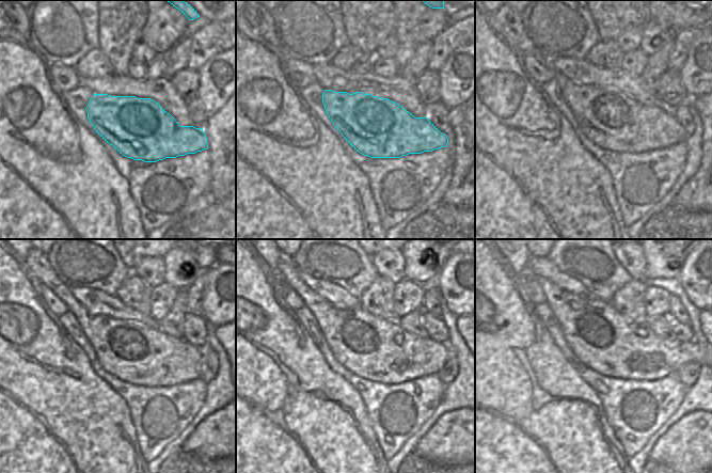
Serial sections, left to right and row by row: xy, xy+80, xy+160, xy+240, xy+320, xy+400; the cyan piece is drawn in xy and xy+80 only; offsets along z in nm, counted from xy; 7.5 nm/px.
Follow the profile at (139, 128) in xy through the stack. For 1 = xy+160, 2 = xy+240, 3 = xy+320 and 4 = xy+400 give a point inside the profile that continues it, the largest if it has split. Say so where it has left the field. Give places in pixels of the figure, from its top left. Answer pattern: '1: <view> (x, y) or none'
1: xy+160 (613, 121)
2: xy+240 (131, 351)
3: xy+320 (373, 348)
4: xy+400 (603, 340)

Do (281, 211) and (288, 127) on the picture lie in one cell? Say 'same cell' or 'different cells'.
same cell

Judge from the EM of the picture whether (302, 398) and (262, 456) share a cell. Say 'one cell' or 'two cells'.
one cell

